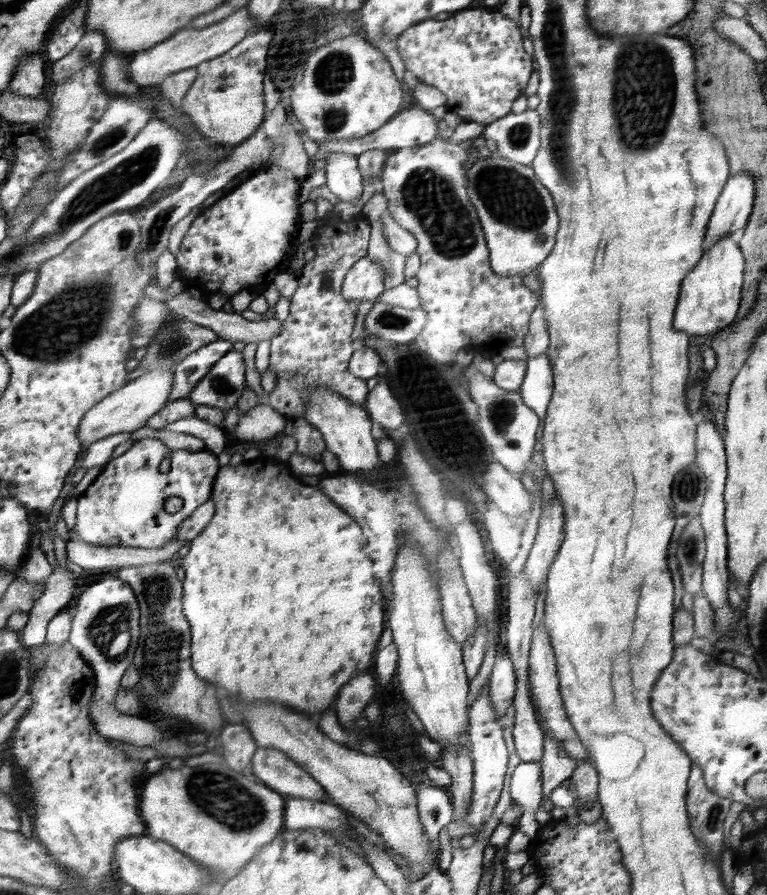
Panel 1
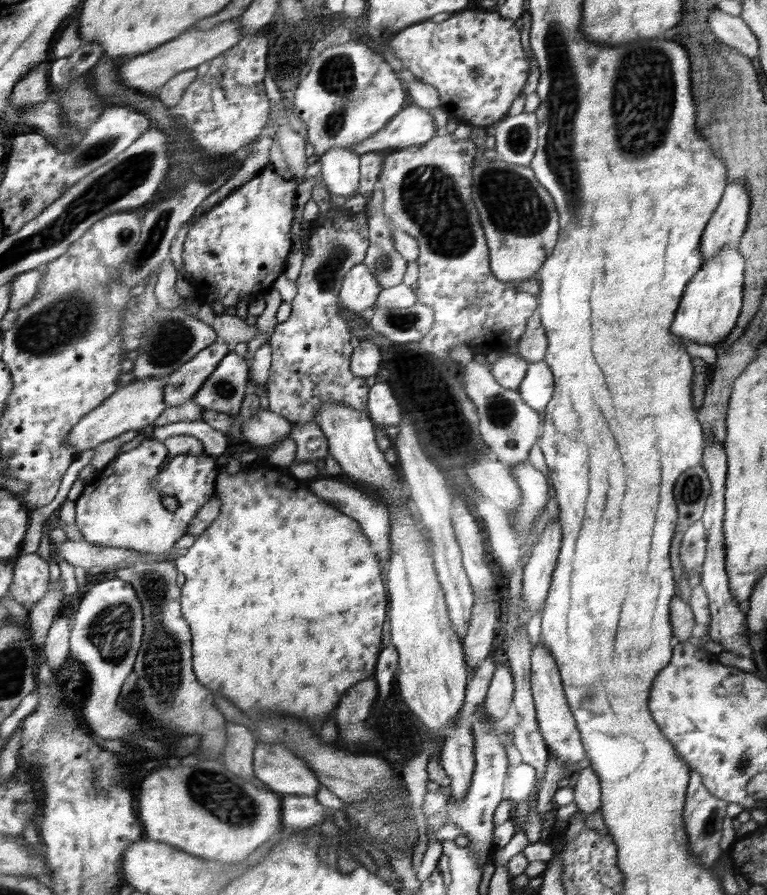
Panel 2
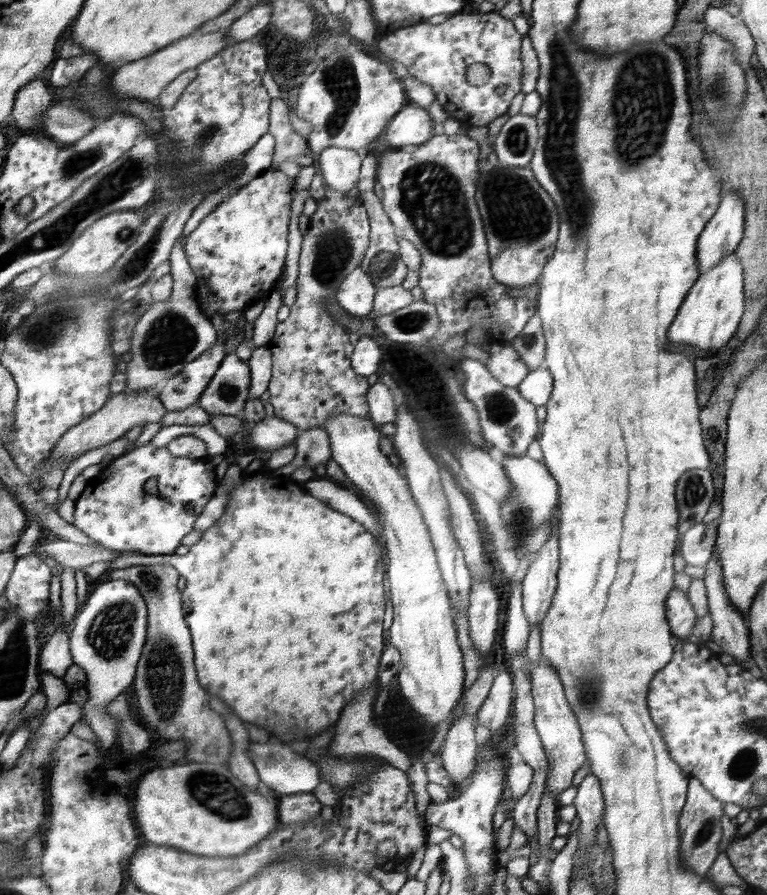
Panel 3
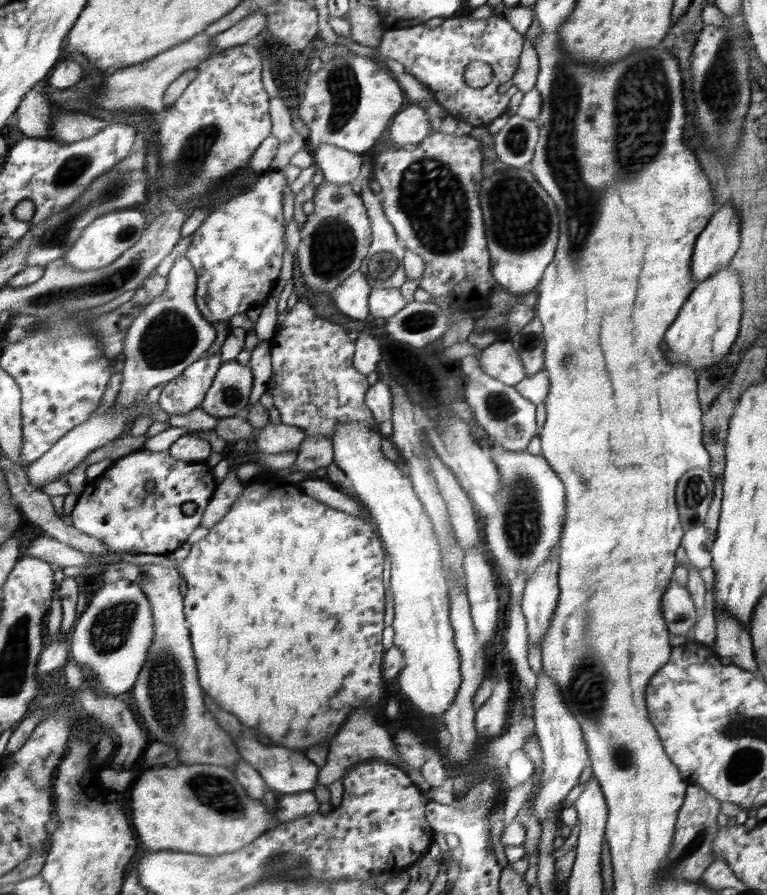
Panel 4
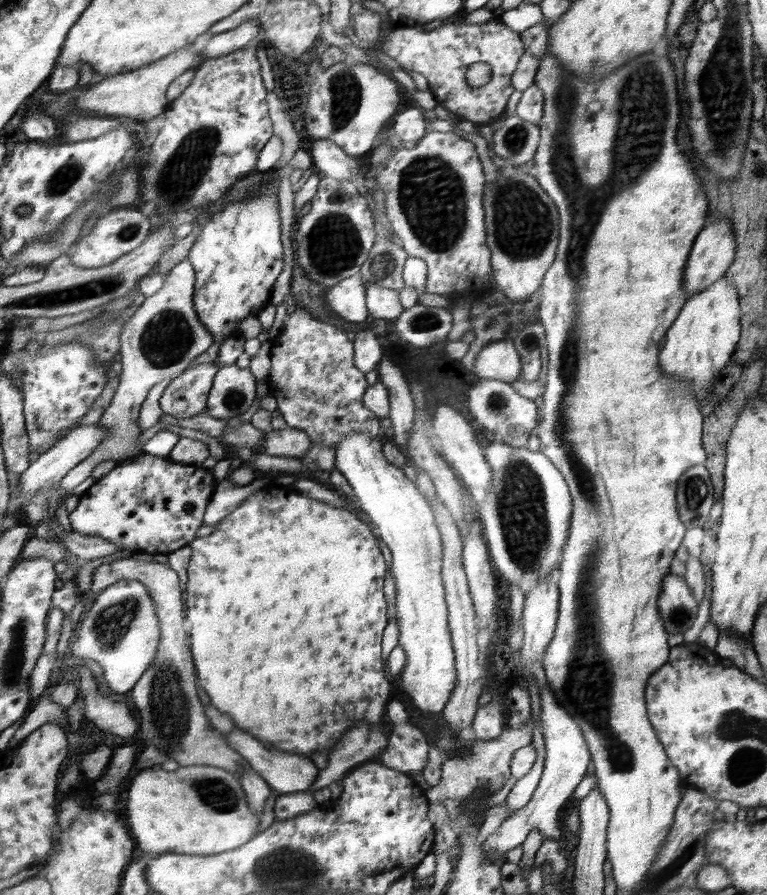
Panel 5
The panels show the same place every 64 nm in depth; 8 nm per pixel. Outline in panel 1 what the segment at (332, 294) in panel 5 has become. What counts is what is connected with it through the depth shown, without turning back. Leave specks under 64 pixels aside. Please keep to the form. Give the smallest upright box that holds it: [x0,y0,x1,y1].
[341,254,384,306]

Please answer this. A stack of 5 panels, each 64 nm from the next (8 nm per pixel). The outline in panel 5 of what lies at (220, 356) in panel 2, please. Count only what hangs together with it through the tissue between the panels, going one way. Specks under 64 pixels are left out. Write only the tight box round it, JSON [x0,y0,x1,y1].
[160,359,222,420]

